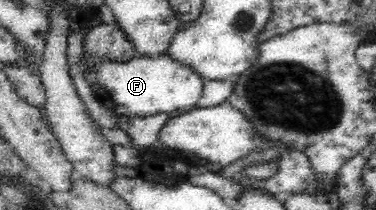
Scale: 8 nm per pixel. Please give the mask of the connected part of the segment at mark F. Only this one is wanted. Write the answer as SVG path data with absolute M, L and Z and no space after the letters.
M169 52L155 56L136 53L126 60L115 60L109 56L82 54L78 61L85 82L90 85L92 94L105 102L119 117L143 117L158 113L180 113L194 107L201 97L204 78L190 65L175 60Z

